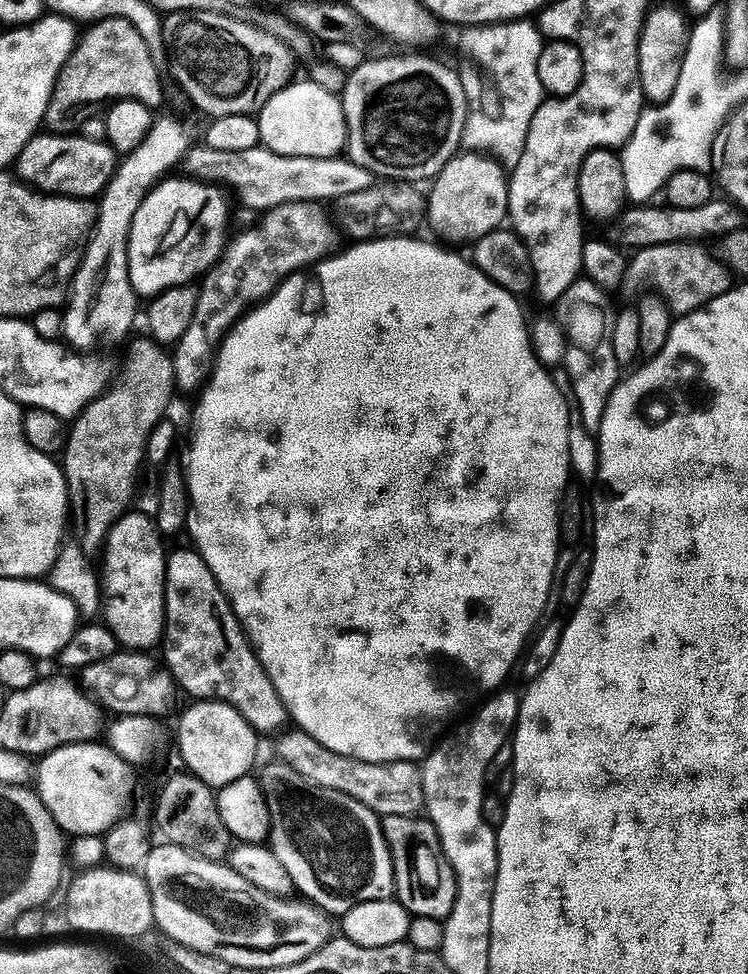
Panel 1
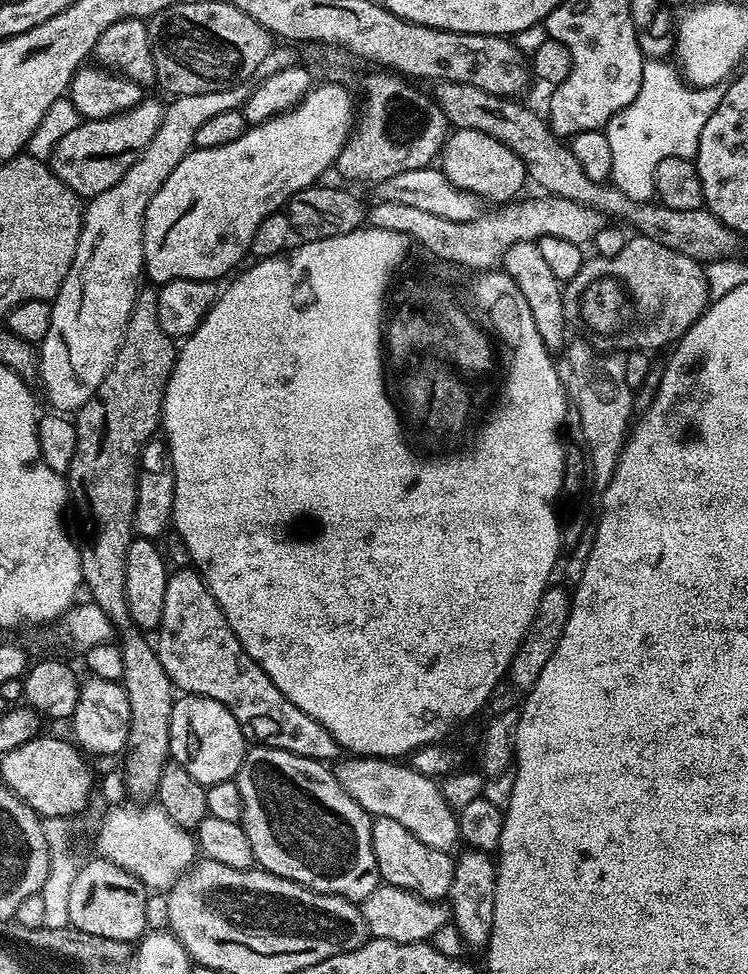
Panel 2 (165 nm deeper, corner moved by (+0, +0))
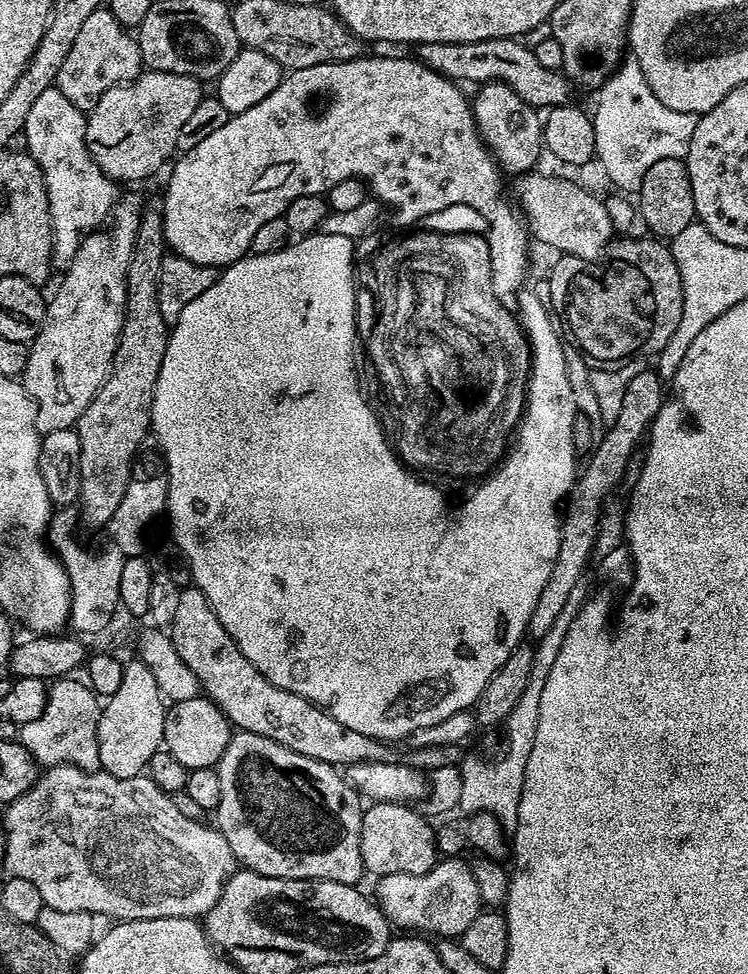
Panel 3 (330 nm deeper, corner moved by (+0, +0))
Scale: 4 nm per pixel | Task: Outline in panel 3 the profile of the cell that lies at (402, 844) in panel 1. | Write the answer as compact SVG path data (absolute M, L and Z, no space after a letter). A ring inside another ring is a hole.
M389 800L369 803L362 814L362 862L365 873L379 878L386 874L426 874L438 859L436 831L433 821L423 811L415 812L411 803L395 804Z

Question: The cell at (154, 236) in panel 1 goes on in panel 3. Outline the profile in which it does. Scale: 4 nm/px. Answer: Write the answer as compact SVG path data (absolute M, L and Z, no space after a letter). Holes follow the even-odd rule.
M363 54L352 61L289 71L275 92L266 94L258 106L229 115L226 126L209 134L171 165L168 189L162 195L165 245L190 262L223 270L253 251L252 243L264 224L270 223L272 216L283 217L294 198L319 196L338 182L353 178L363 182L385 209L392 208L400 230L408 230L408 222L416 224L418 216L414 214L418 212L422 216L452 202L466 202L468 206L468 196L456 192L456 184L468 172L476 172L476 180L472 180L476 192L492 192L492 204L500 208L496 192L505 190L506 184L500 181L498 165L476 129L469 97L464 97L460 88L457 81L431 72L419 59L403 60L400 56ZM315 99L324 105L312 120L299 120L296 108L312 108Z

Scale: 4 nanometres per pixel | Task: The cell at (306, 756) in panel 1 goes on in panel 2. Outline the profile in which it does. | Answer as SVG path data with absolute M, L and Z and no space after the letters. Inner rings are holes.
M348 754L337 759L334 771L338 782L375 818L386 816L402 823L416 838L428 846L449 853L456 842L459 843L460 830L455 811L442 796L439 783L430 776L414 770L411 765L382 756Z

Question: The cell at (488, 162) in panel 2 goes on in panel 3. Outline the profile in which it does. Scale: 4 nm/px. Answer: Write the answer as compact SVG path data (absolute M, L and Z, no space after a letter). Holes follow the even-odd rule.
M501 80L479 85L480 92L471 101L472 115L476 118L476 129L484 141L493 160L505 173L528 174L540 160L544 148L544 125L537 109L530 107L525 100Z

